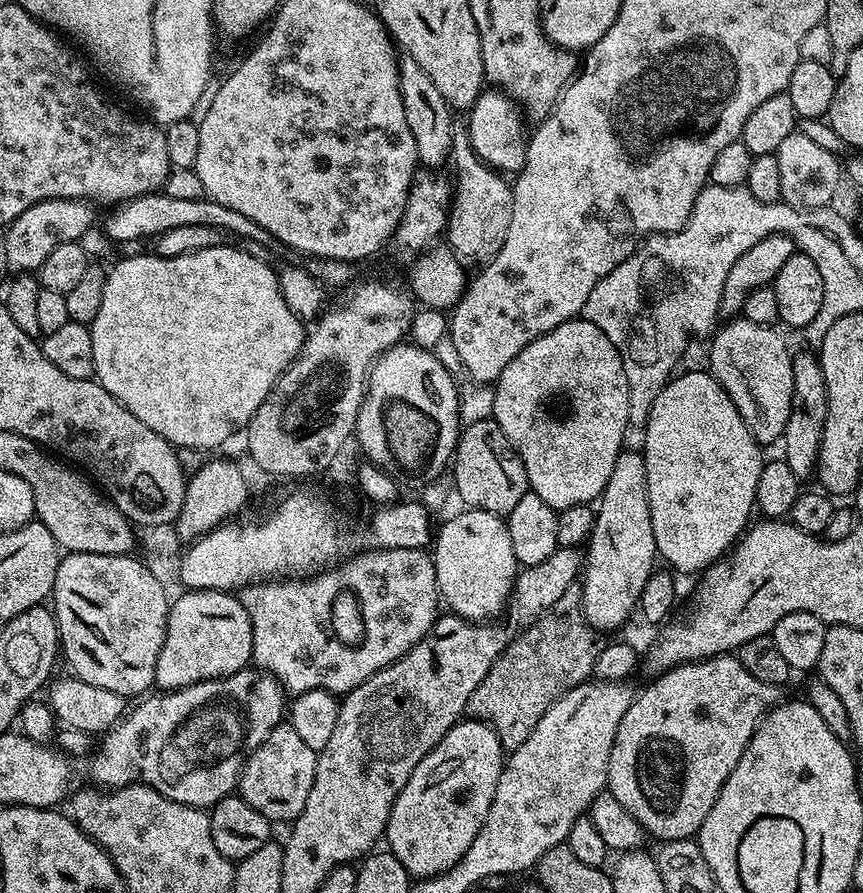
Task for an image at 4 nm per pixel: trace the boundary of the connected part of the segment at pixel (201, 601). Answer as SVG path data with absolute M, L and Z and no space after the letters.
M214 590L181 591L181 596L171 601L168 606L166 622L166 638L162 642L162 650L158 654L156 666L157 689L173 692L186 686L194 686L198 682L206 682L214 678L229 676L252 664L252 627L250 614L242 606L242 602L231 592L215 592Z

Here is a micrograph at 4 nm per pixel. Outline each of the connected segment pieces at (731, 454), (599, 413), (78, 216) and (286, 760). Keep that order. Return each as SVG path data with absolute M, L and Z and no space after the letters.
M703 371L673 375L658 398L654 398L648 423L642 429L648 505L656 551L659 559L665 560L669 564L665 565L677 573L703 573L739 541L749 527L748 515L754 512L758 474L762 474L762 466L766 463L766 456L760 453L762 446L754 434L750 434L746 422L742 422L742 414L738 414L734 402L730 402L730 394L726 394L711 371Z
M583 318L562 322L562 326L536 337L534 342L530 342L509 362L506 370L502 370L502 374L494 381L494 410L491 419L496 421L496 425L500 427L502 434L506 434L508 441L516 447L516 453L522 458L524 469L528 475L528 487L538 494L538 498L542 498L542 502L546 502L550 507L559 510L599 501L606 482L610 482L610 470L614 470L614 462L618 462L620 453L625 447L624 431L629 431L630 428L626 370L622 366L622 358L614 346L614 342L610 342L610 338L606 338L606 334L602 334L602 330L598 330L598 326L594 326L594 322Z
M50 198L30 206L30 210L18 214L14 222L9 224L4 236L4 260L16 274L32 274L46 262L54 246L79 242L86 230L94 227L92 220L93 205L86 200L63 200Z
M281 722L272 729L271 734L248 756L240 771L238 794L258 814L266 819L279 822L291 822L298 814L302 814L302 806L306 806L306 798L310 798L310 786L314 786L317 752L310 750L298 734L294 734L291 724Z

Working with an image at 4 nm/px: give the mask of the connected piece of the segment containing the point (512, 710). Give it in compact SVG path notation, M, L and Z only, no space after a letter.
M579 583L569 586L566 594L558 598L558 602L549 612L539 616L521 632L524 633L517 640L515 637L496 659L494 666L490 666L486 678L482 678L478 690L474 690L474 694L468 699L467 706L467 711L475 719L491 724L497 738L500 739L501 746L506 750L522 746L522 742L530 738L534 726L538 726L538 718L542 718L542 714L550 710L554 701L574 686L585 683L596 670L598 633L595 628L588 625L584 617L582 588Z

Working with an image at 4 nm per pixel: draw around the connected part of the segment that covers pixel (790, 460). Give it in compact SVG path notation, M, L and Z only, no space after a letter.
M797 351L792 357L794 398L790 406L790 418L786 421L786 430L782 437L782 445L784 444L782 458L788 463L790 470L794 470L796 476L807 478L816 471L816 456L820 453L822 430L826 426L828 413L828 391L819 359L811 351L803 351Z

